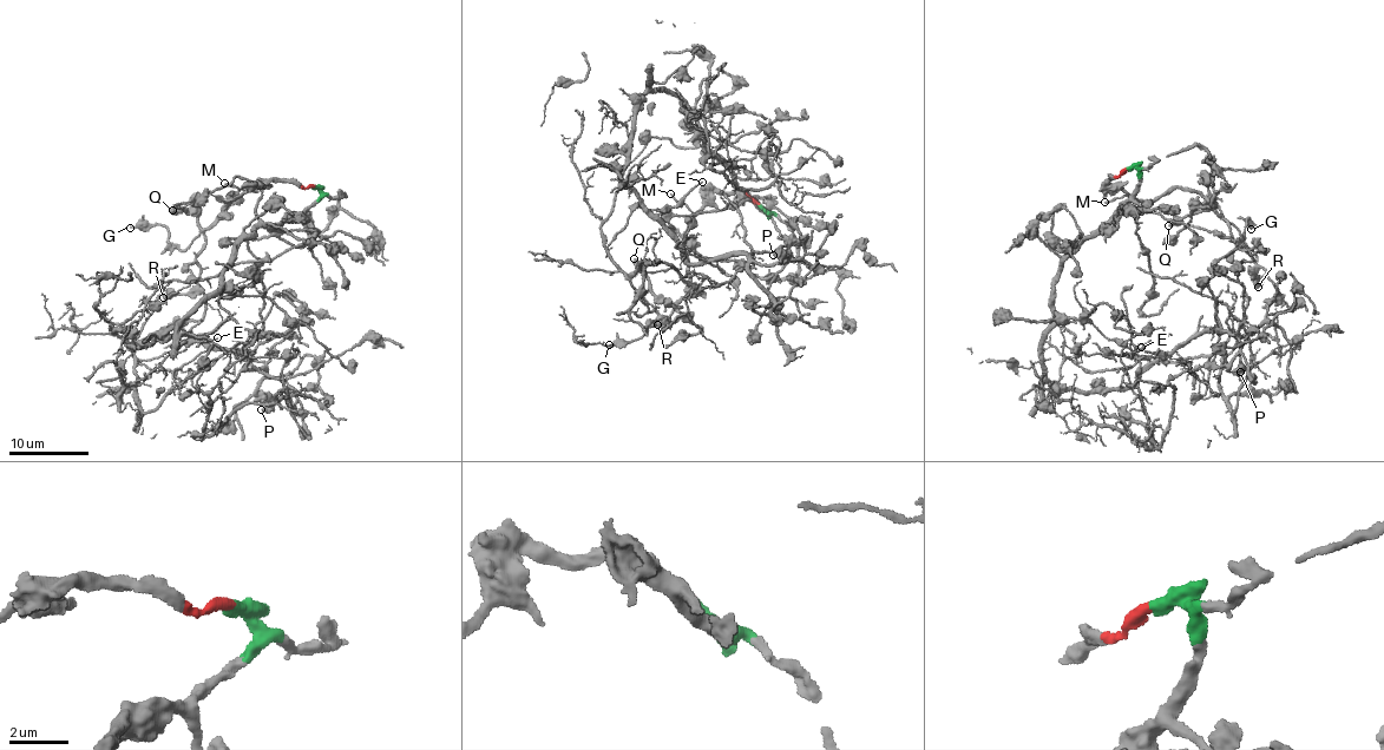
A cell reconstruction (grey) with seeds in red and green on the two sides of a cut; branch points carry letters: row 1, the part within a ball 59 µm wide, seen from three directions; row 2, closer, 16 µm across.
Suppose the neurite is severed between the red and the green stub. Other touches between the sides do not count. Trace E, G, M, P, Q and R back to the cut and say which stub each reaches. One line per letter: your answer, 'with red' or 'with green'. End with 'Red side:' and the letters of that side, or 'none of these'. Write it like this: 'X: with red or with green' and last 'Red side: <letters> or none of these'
E: with green
G: with red
M: with red
P: with green
Q: with red
R: with red
Red side: G, M, Q, R

